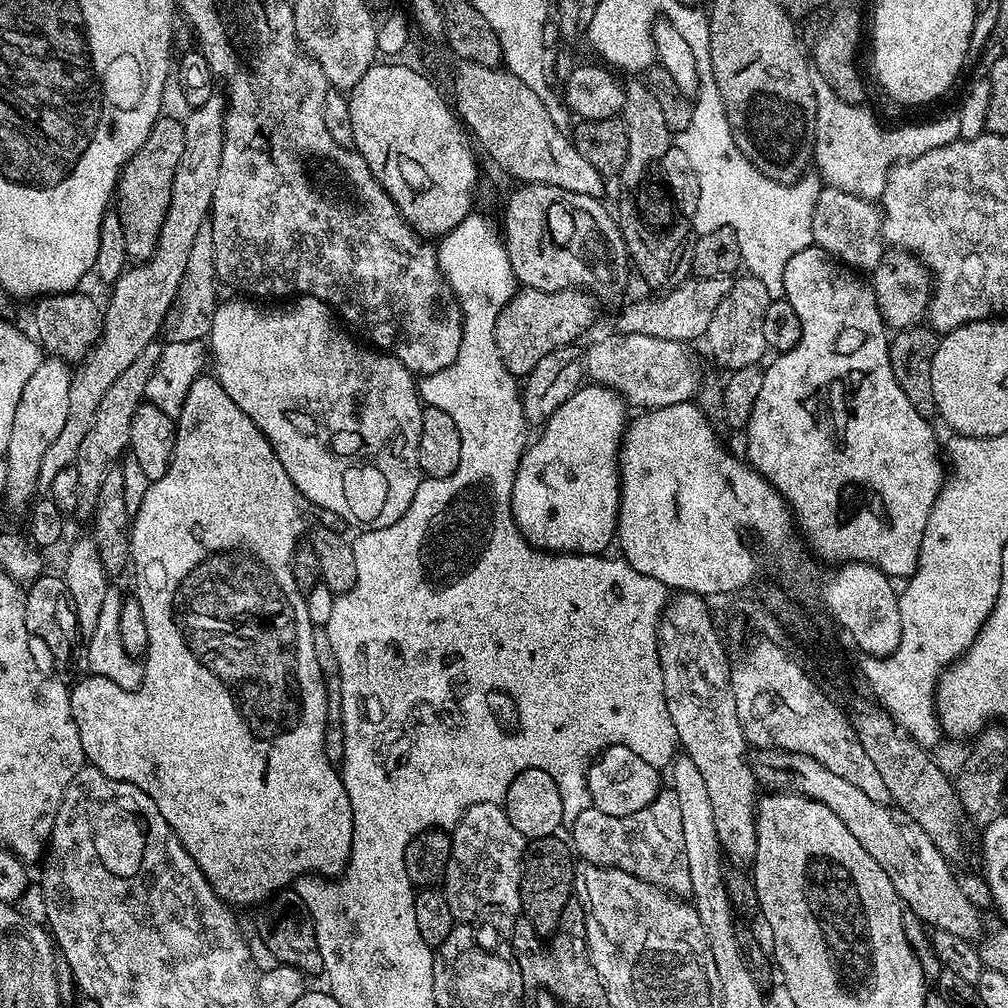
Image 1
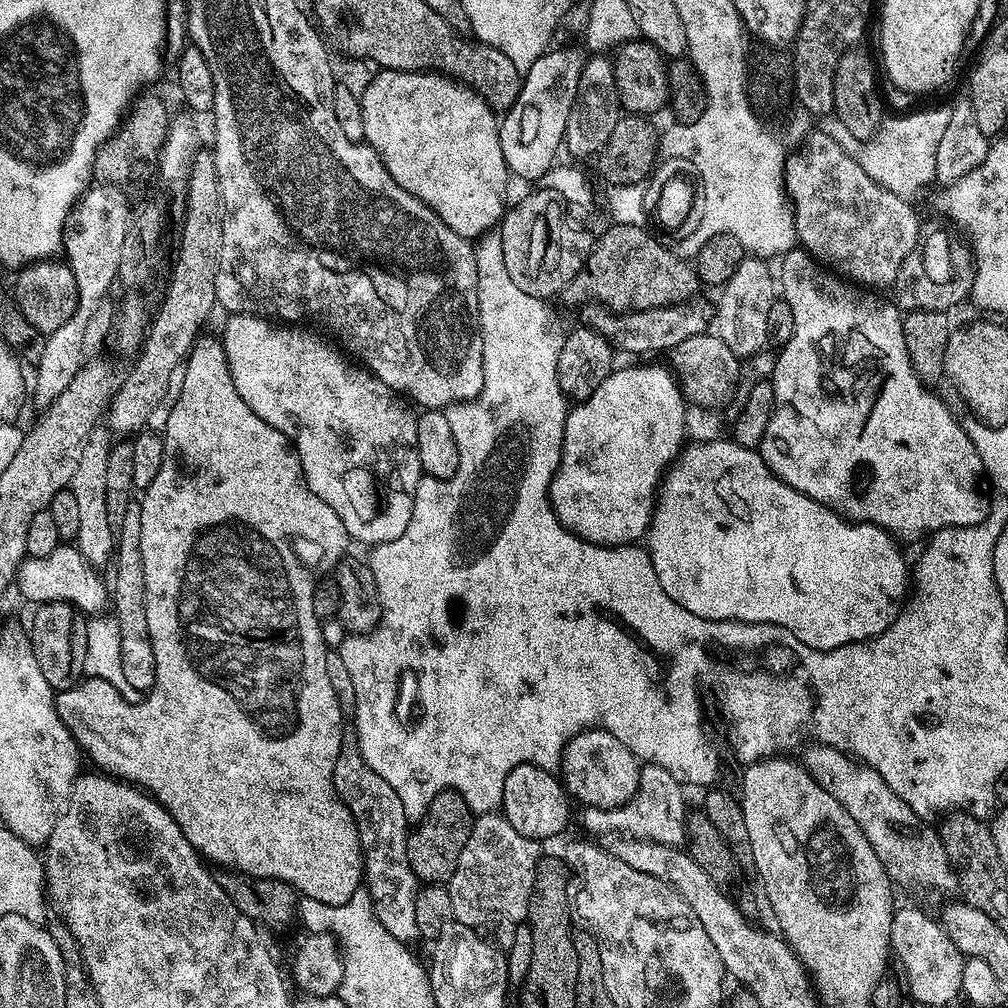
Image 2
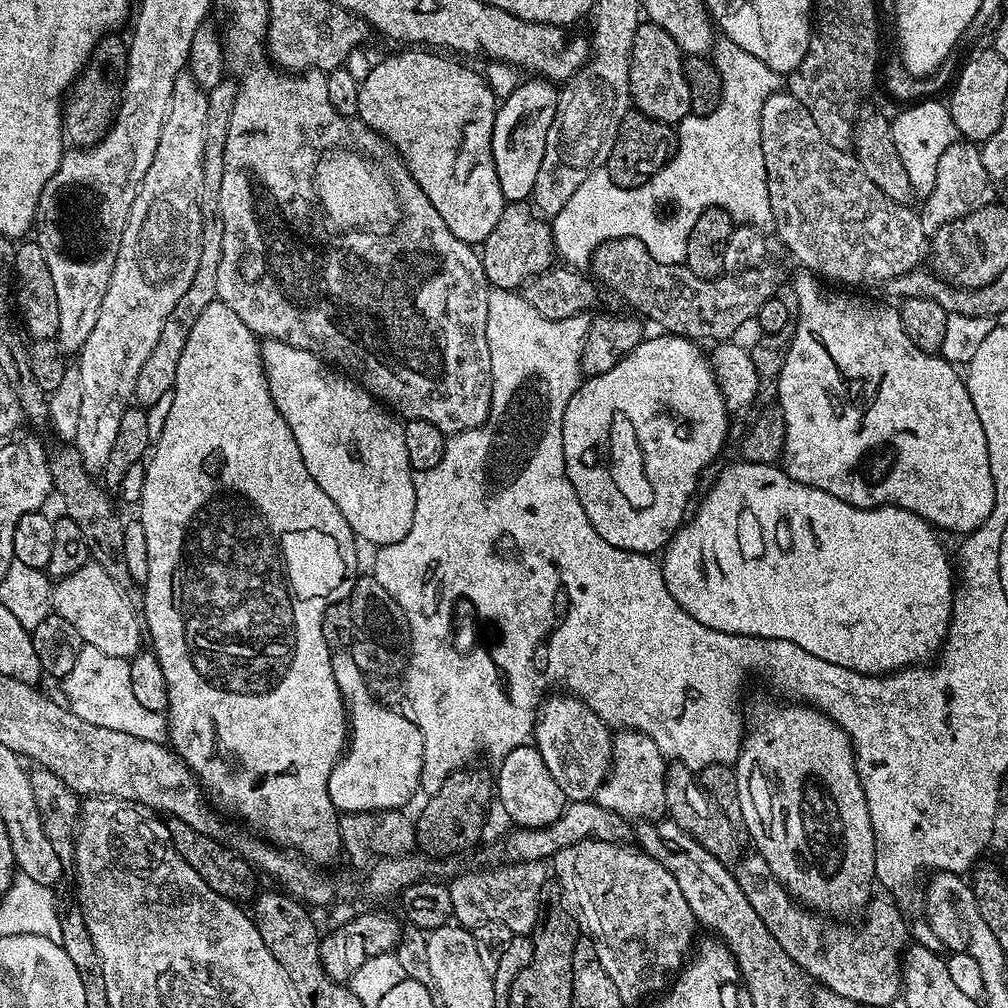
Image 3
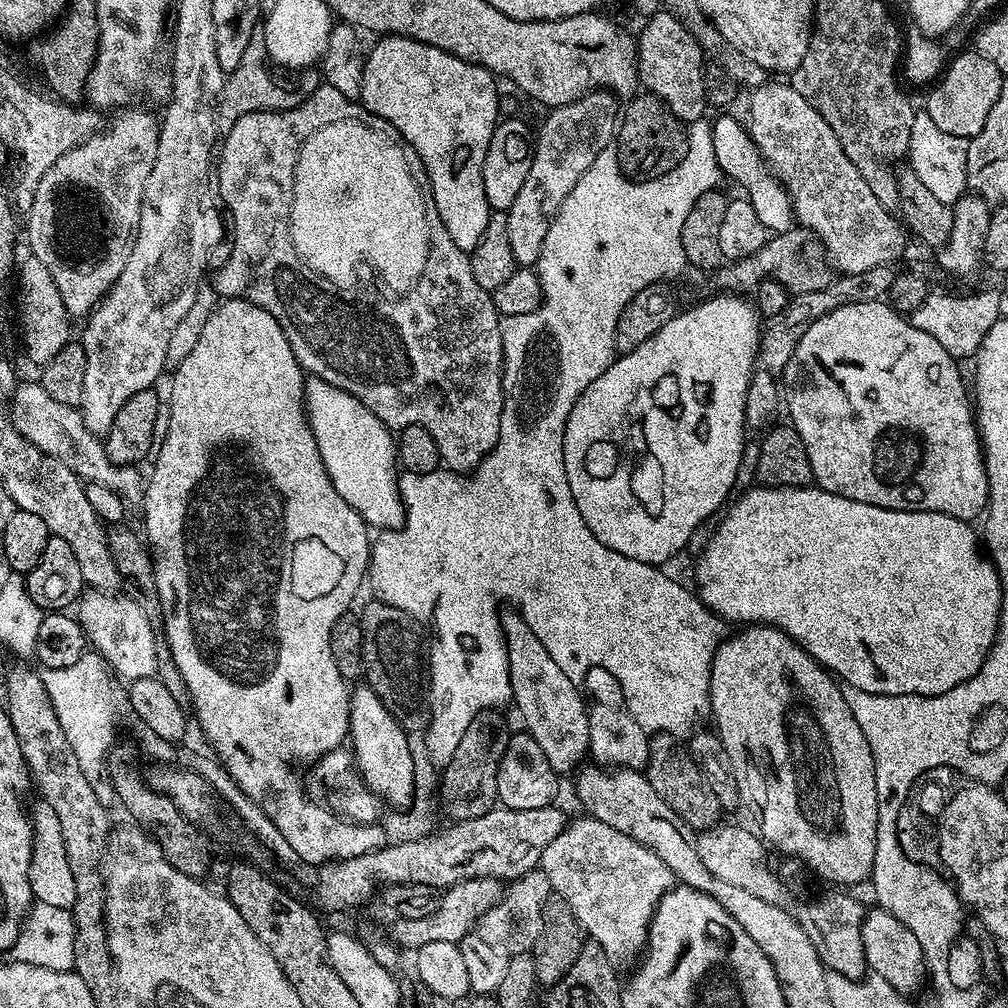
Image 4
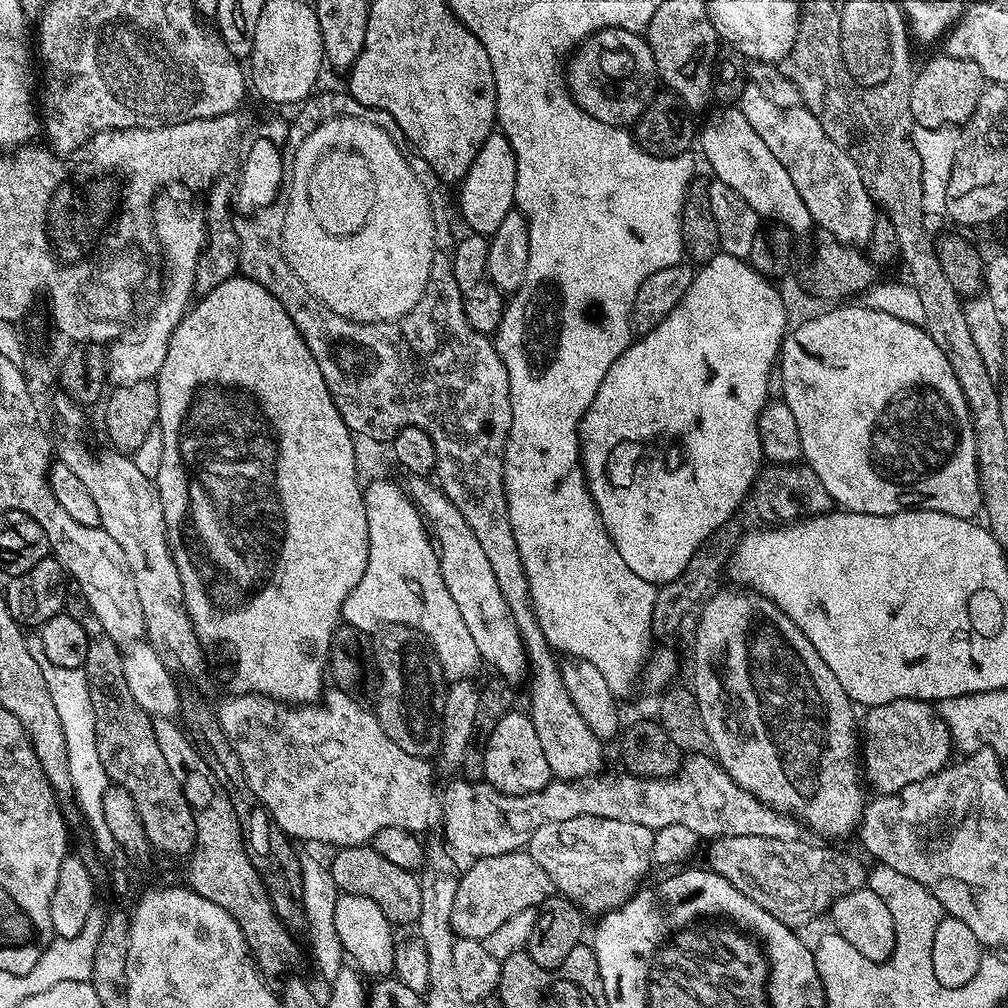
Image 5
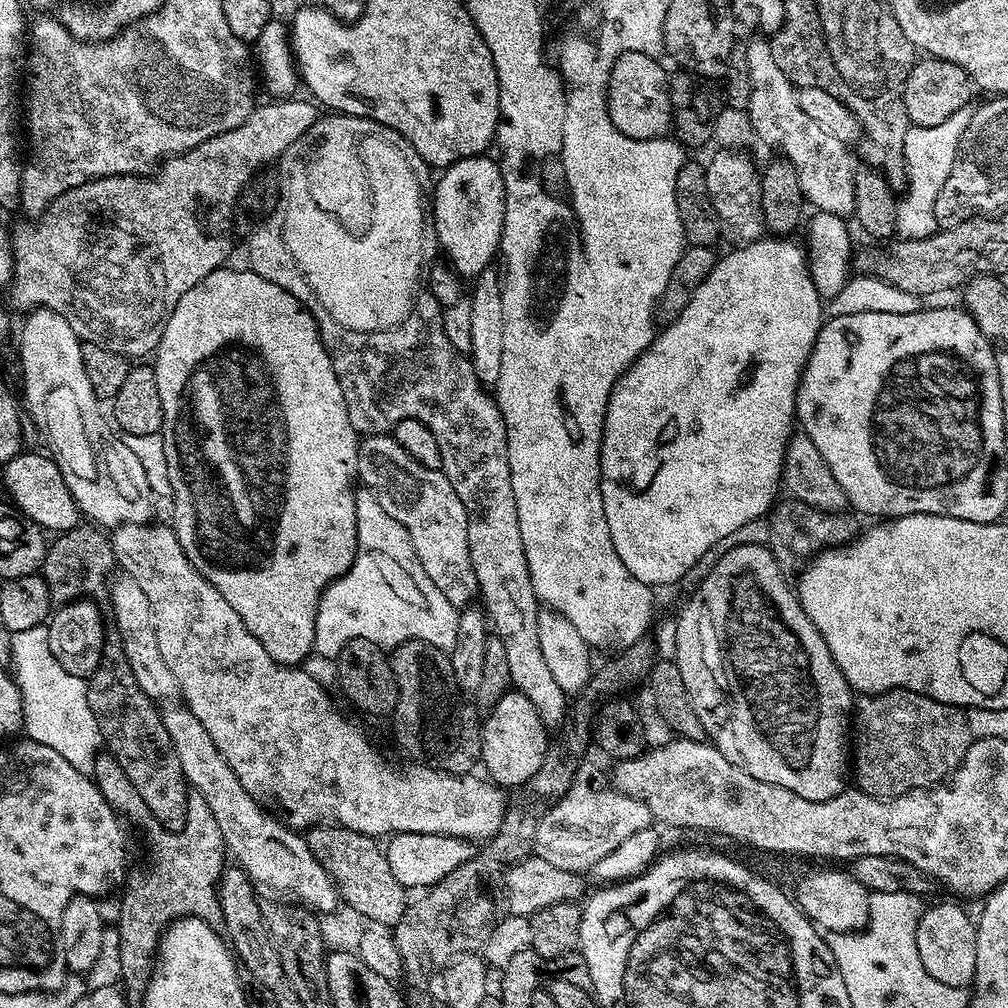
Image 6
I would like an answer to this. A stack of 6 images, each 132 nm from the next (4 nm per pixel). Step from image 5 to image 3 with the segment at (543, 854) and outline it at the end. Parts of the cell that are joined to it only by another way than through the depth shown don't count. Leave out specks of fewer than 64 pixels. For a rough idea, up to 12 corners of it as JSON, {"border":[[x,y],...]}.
{"border":[[583,840],[554,876],[625,1006],[663,993],[698,932],[674,874]]}

